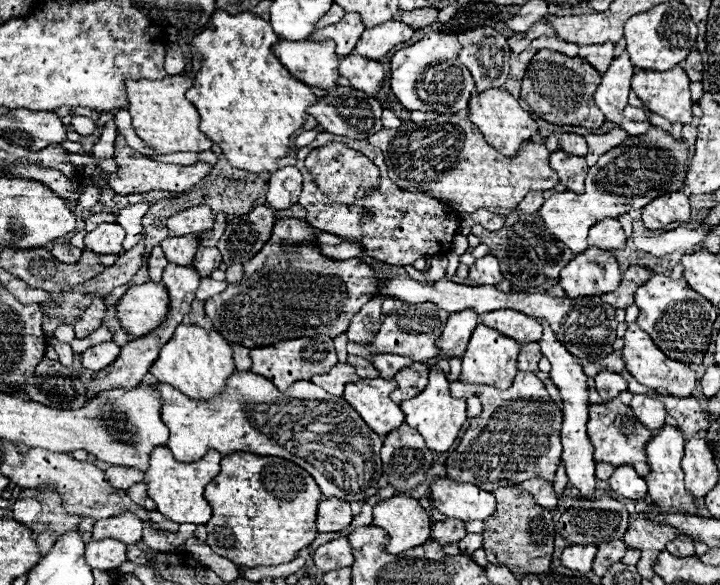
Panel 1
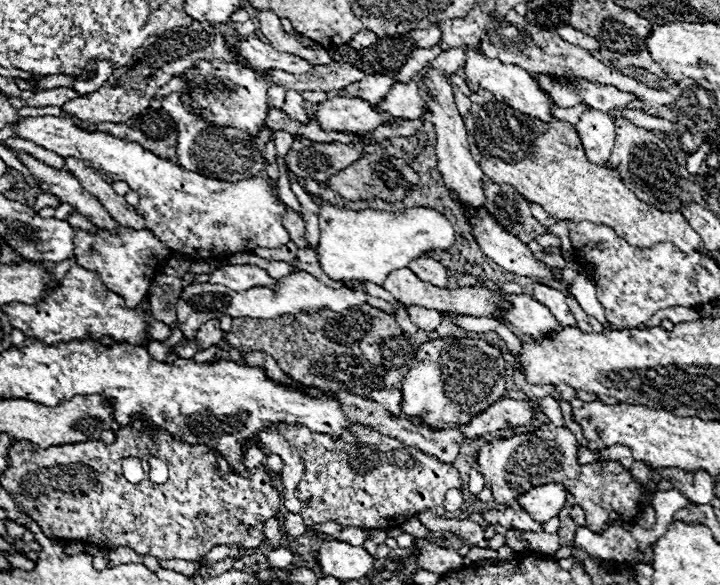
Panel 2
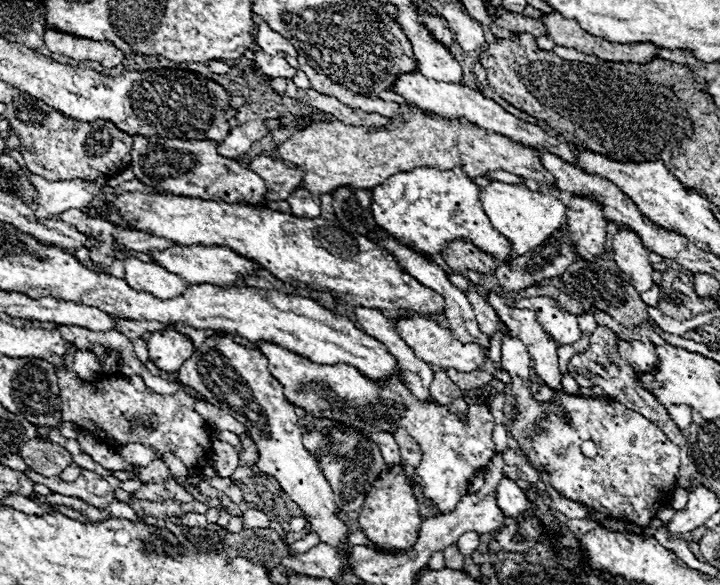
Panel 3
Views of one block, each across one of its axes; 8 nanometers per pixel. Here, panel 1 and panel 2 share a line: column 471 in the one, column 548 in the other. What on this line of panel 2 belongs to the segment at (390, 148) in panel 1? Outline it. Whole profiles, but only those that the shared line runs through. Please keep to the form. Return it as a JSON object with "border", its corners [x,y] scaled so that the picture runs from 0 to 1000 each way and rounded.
{"border":[[[689,168],[672,181],[656,178],[650,198],[644,202],[647,226],[650,226],[650,246],[653,260],[667,280],[669,294],[686,308],[689,315],[708,315],[714,318],[731,342],[750,349],[761,366],[767,366],[772,376],[819,376],[828,383],[842,383],[856,393],[858,403],[872,410],[878,421],[892,421],[903,424],[906,417],[917,414],[931,414],[939,417],[939,424],[950,431],[972,427],[975,410],[972,403],[953,383],[950,369],[944,362],[914,362],[914,356],[906,356],[894,349],[878,325],[867,318],[861,308],[861,297],[842,280],[831,284],[822,280],[814,270],[811,250],[803,236],[803,226],[797,222],[794,212],[781,209],[781,205],[767,205],[767,209],[739,209],[742,202],[728,198],[725,191],[717,191],[706,185],[706,178],[692,174]]]}

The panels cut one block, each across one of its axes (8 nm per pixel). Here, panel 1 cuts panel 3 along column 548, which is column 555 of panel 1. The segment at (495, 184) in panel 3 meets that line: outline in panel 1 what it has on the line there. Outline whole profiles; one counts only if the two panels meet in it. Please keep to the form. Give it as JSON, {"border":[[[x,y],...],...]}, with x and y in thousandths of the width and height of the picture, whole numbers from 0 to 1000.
{"border":[[[903,215],[889,232],[872,232],[858,253],[833,267],[831,280],[814,301],[811,332],[778,328],[764,335],[747,359],[764,400],[781,410],[797,434],[811,431],[817,393],[839,373],[858,373],[875,359],[892,359],[911,335],[944,328],[953,311],[958,250],[936,236],[917,215]]]}

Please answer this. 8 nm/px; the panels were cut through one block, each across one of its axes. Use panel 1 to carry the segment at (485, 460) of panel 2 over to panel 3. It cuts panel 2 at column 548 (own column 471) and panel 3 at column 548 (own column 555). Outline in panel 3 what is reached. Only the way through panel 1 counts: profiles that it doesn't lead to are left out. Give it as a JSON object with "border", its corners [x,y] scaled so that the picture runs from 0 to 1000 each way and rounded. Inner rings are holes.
{"border":[[[719,578],[697,581],[697,632],[703,632],[711,646],[711,680],[717,715],[708,728],[708,745],[719,756],[722,769],[733,783],[736,797],[747,807],[758,803],[764,814],[767,834],[789,855],[806,858],[814,872],[828,882],[833,899],[850,909],[872,909],[872,913],[894,913],[900,896],[908,889],[911,875],[931,862],[939,838],[939,810],[944,803],[944,766],[925,749],[925,742],[908,728],[892,708],[869,697],[850,680],[822,680],[822,677],[797,677],[781,667],[769,670],[769,680],[761,691],[747,687],[736,670],[736,626],[733,626],[733,598]],[[822,752],[831,766],[825,783],[814,783],[806,769],[806,759]]]}

